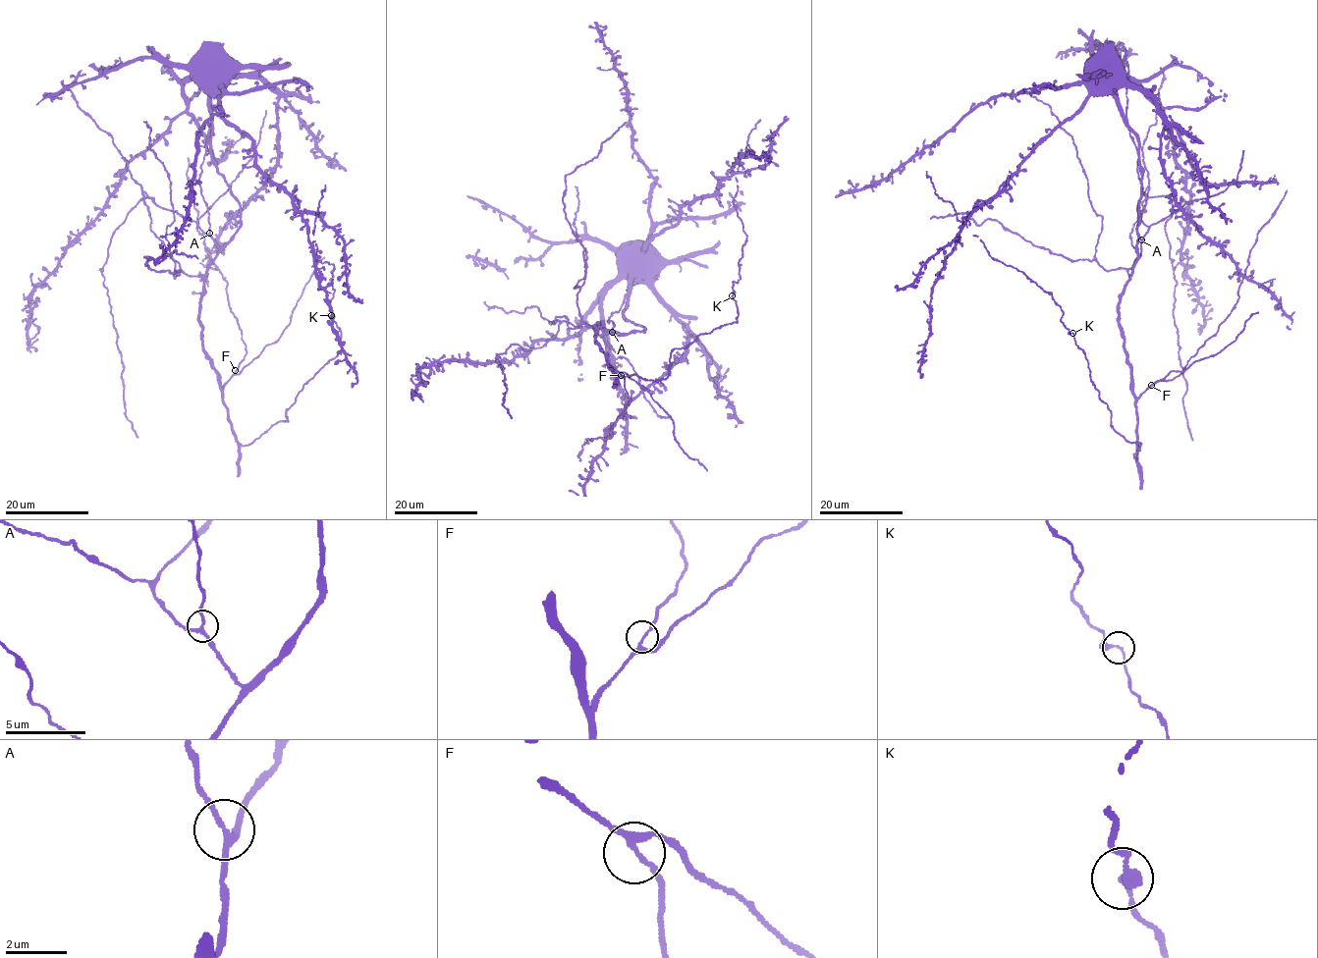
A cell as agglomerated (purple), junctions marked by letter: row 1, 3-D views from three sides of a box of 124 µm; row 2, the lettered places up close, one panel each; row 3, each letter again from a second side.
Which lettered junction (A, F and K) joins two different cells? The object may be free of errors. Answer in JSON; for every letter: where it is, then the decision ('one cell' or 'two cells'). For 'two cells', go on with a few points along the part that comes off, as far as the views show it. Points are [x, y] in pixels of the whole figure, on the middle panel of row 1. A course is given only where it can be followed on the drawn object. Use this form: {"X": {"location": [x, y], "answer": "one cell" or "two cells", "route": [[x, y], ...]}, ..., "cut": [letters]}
{"A": {"location": [612, 332], "answer": "one cell"}, "F": {"location": [621, 375], "answer": "one cell"}, "K": {"location": [732, 295], "answer": "one cell"}, "cut": []}

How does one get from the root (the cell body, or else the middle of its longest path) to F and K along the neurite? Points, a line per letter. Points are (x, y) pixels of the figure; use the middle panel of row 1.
F: (616, 332), (600, 324), (594, 327), (600, 350), (605, 353), (608, 364), (621, 375)
K: (616, 332), (594, 327), (609, 370), (622, 377), (665, 379), (674, 348), (737, 322), (732, 295)

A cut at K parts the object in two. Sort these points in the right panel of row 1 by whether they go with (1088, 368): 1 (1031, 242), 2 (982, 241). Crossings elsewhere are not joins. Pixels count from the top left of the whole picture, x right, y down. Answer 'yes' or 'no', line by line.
1: yes
2: no

